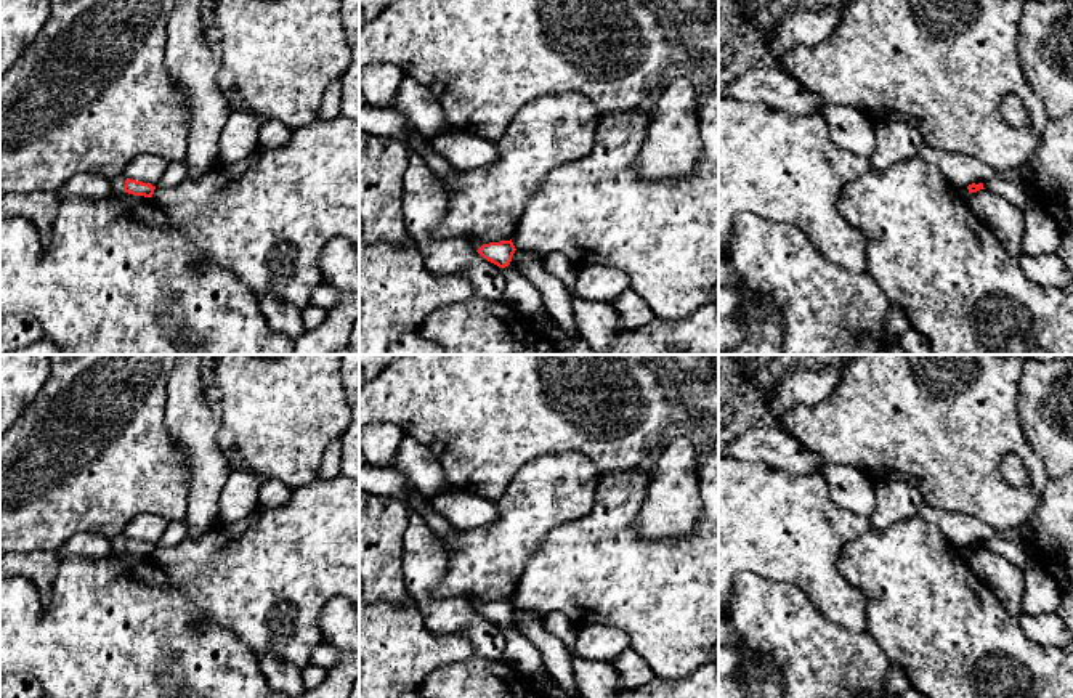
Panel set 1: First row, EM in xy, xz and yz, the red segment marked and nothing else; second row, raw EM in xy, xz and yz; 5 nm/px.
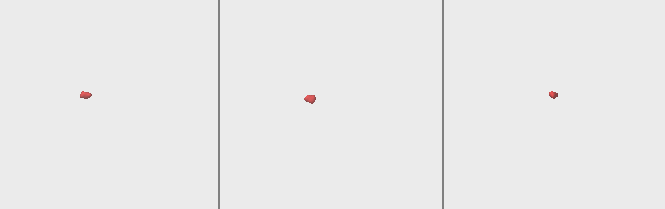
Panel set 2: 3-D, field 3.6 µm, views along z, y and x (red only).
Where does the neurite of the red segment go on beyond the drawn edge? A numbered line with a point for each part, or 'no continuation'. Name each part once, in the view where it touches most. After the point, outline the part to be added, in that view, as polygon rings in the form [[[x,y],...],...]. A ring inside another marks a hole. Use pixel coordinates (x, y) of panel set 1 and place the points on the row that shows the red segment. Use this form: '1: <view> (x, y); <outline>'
1: xy (117, 183); [[[117,175],[109,181],[114,194],[123,193],[125,180],[127,180],[125,175]]]
2: xz (520, 292); [[[505,266],[502,268],[502,273],[505,278],[502,300],[513,305],[539,329],[542,335],[545,335],[550,316],[544,306],[541,292],[515,266]]]

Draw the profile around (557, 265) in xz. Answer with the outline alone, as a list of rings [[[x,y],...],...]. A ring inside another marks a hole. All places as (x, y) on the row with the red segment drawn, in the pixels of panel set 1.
[[[550,252],[545,254],[544,270],[558,279],[565,289],[569,289],[574,286],[581,268],[568,260],[563,254]]]

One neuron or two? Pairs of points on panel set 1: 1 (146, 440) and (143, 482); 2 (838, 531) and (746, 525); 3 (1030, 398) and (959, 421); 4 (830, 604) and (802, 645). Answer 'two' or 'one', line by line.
1: one
2: one
3: two
4: two

